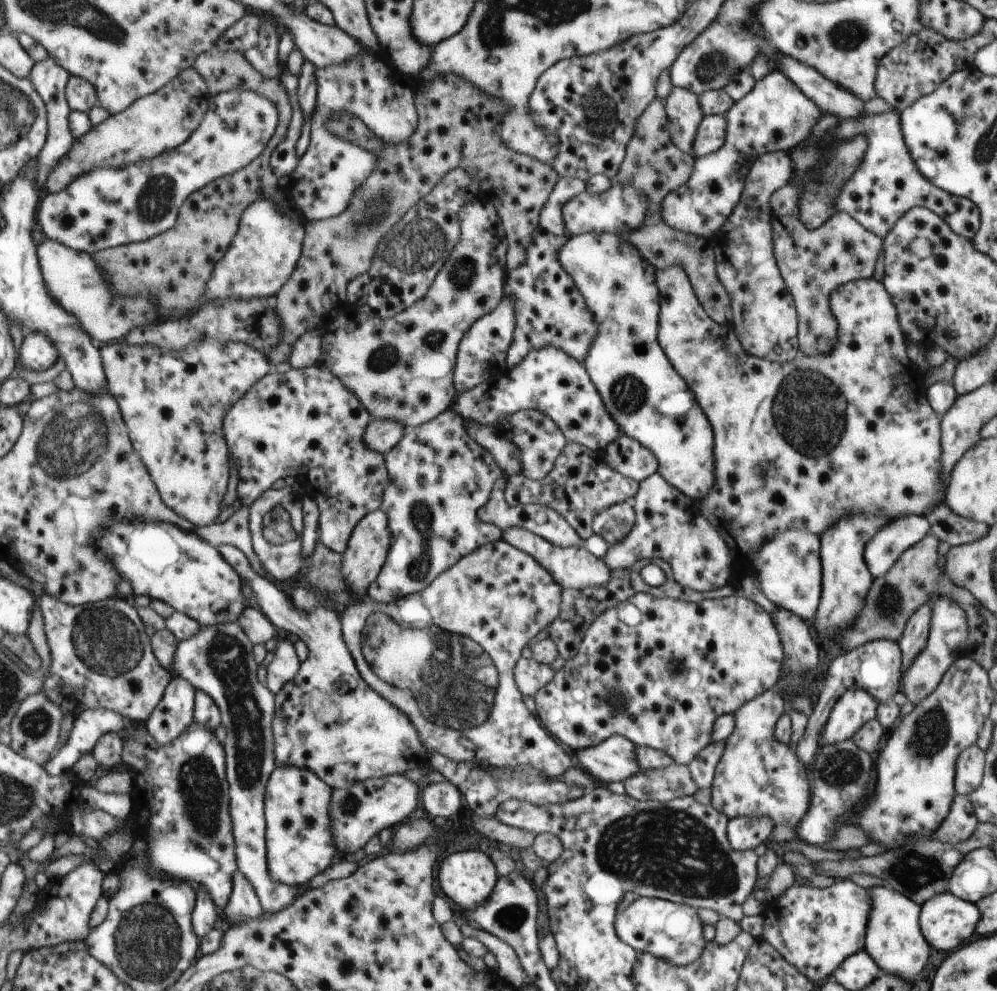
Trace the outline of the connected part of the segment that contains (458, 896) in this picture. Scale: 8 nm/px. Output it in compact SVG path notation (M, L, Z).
M454 850L440 862L438 882L445 896L461 906L465 913L476 910L478 906L482 906L490 898L496 883L499 882L499 877L491 857L484 852L480 850L460 850L460 852Z

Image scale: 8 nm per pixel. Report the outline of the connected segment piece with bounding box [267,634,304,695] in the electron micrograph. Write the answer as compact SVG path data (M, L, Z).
M287 634L280 639L275 652L267 672L267 685L277 695L300 674L304 662L297 650L296 639Z

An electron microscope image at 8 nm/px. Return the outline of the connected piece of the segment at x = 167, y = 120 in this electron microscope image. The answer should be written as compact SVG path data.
M192 67L167 87L138 100L127 111L112 115L110 120L95 126L83 138L78 138L72 152L58 162L48 180L48 194L64 192L80 176L90 174L96 168L124 168L129 164L158 158L187 143L210 112L208 92L208 80L200 74L200 70Z

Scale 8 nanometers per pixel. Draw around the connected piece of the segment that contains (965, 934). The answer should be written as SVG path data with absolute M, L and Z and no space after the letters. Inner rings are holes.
M950 892L940 893L929 898L923 905L921 915L921 925L923 935L926 937L928 944L936 950L944 952L955 951L963 946L969 938L974 936L976 926L980 920L980 911L976 903L966 901Z

